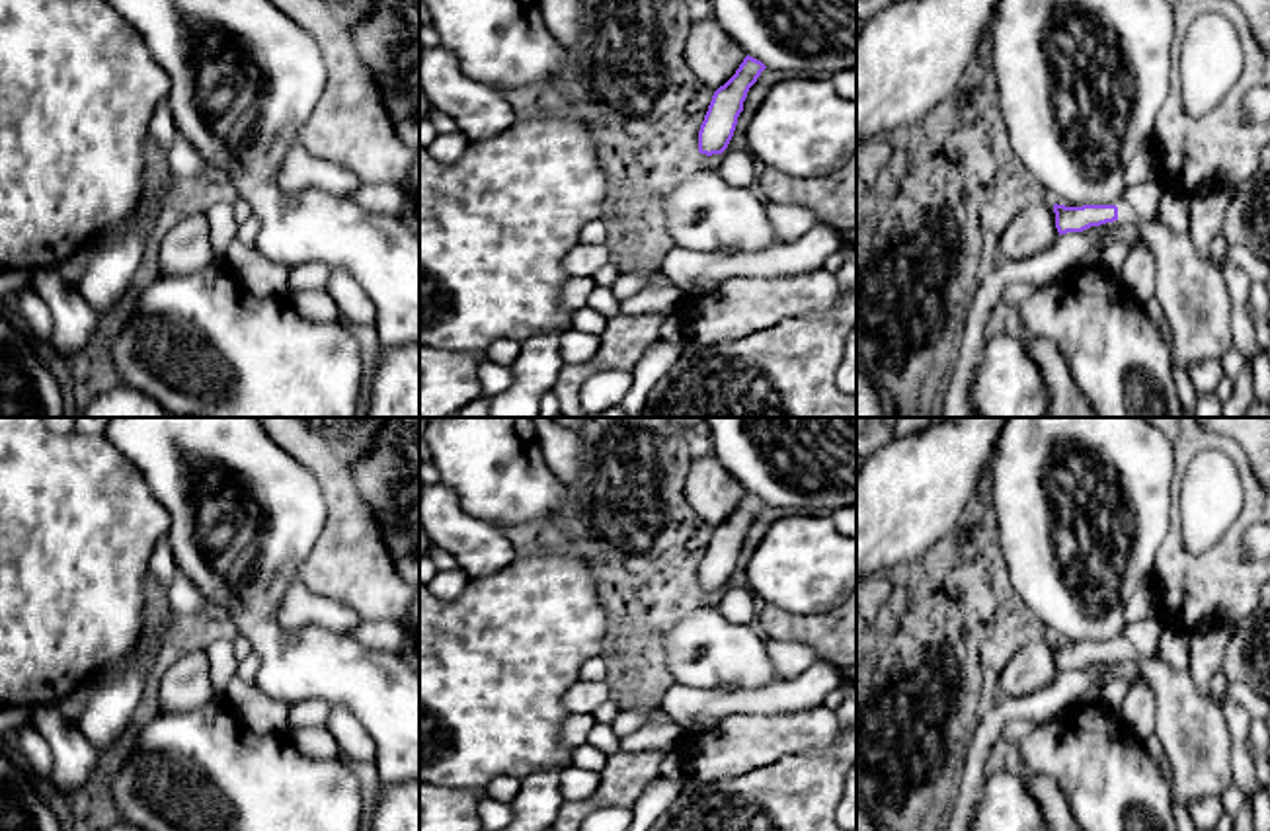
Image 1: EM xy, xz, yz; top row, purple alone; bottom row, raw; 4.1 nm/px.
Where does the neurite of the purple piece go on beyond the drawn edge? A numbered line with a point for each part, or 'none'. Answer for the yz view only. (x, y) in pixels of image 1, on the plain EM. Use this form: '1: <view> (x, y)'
1: yz (1194, 736)

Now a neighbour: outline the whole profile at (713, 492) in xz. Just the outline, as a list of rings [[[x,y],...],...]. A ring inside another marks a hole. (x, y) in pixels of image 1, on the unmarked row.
[[[716,455],[691,462],[685,497],[712,529],[735,511],[745,494],[743,486],[720,464]]]

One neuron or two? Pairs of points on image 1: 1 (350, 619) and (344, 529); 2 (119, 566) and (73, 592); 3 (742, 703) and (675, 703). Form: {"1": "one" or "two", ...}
{"1": "two", "2": "one", "3": "one"}

